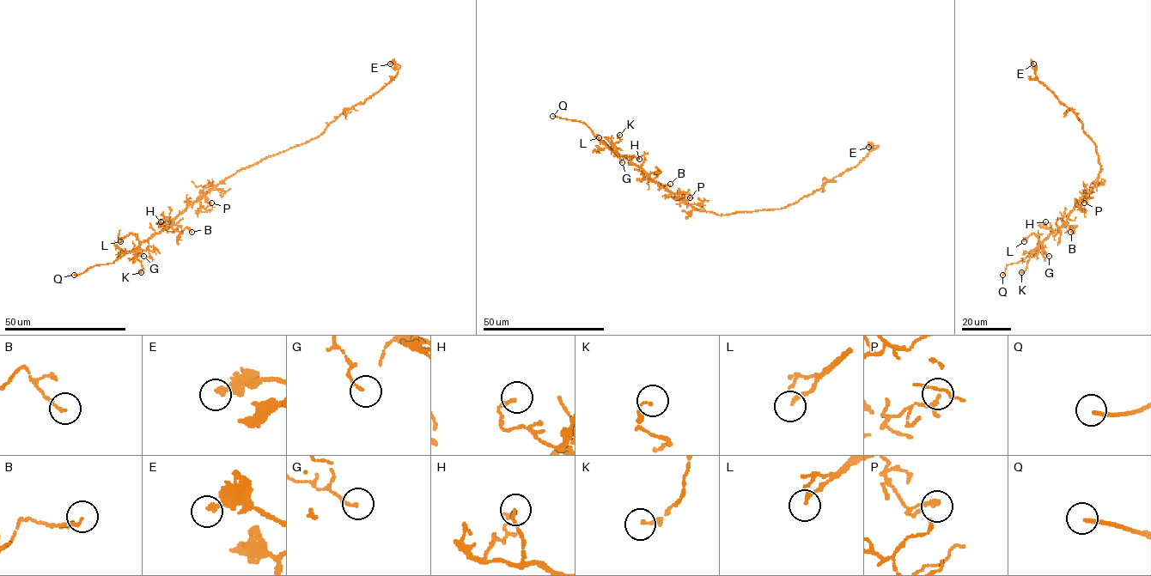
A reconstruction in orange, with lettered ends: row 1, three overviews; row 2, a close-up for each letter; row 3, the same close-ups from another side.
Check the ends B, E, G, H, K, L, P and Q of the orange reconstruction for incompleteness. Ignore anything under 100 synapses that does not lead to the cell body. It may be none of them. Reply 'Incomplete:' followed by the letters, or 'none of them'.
Incomplete: Q

